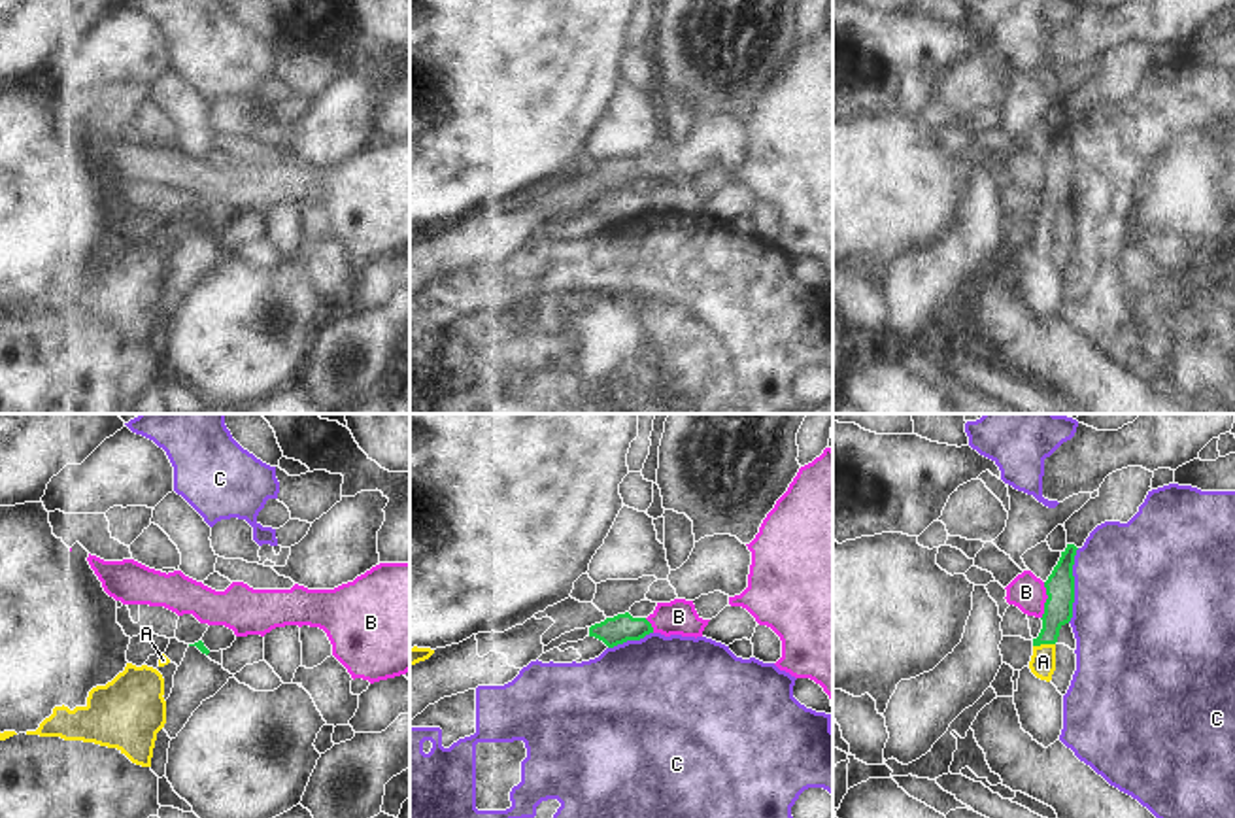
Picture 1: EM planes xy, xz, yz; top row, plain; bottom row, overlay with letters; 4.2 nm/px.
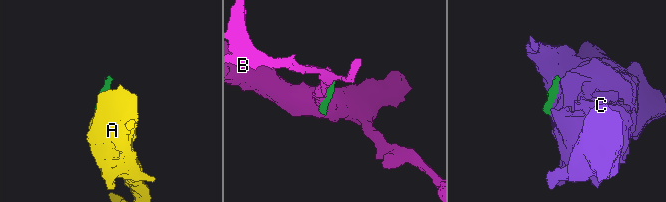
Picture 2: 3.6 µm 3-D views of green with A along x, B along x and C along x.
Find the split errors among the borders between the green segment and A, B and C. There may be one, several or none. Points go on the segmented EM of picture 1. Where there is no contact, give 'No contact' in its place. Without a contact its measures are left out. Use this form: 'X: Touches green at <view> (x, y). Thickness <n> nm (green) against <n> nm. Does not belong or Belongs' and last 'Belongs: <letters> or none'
A: Touches green at yz (1043, 643). Thickness 130 nm (green) against 110 nm. Belongs
B: Touches green at yz (1047, 601). Thickness 130 nm (green) against 150 nm. Does not belong
C: Touches green at yz (1073, 586). Thickness 130 nm (green) against 500 nm. Does not belong
Belongs: A.

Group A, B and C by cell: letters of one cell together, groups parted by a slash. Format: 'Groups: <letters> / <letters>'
Groups: A / B / C.

